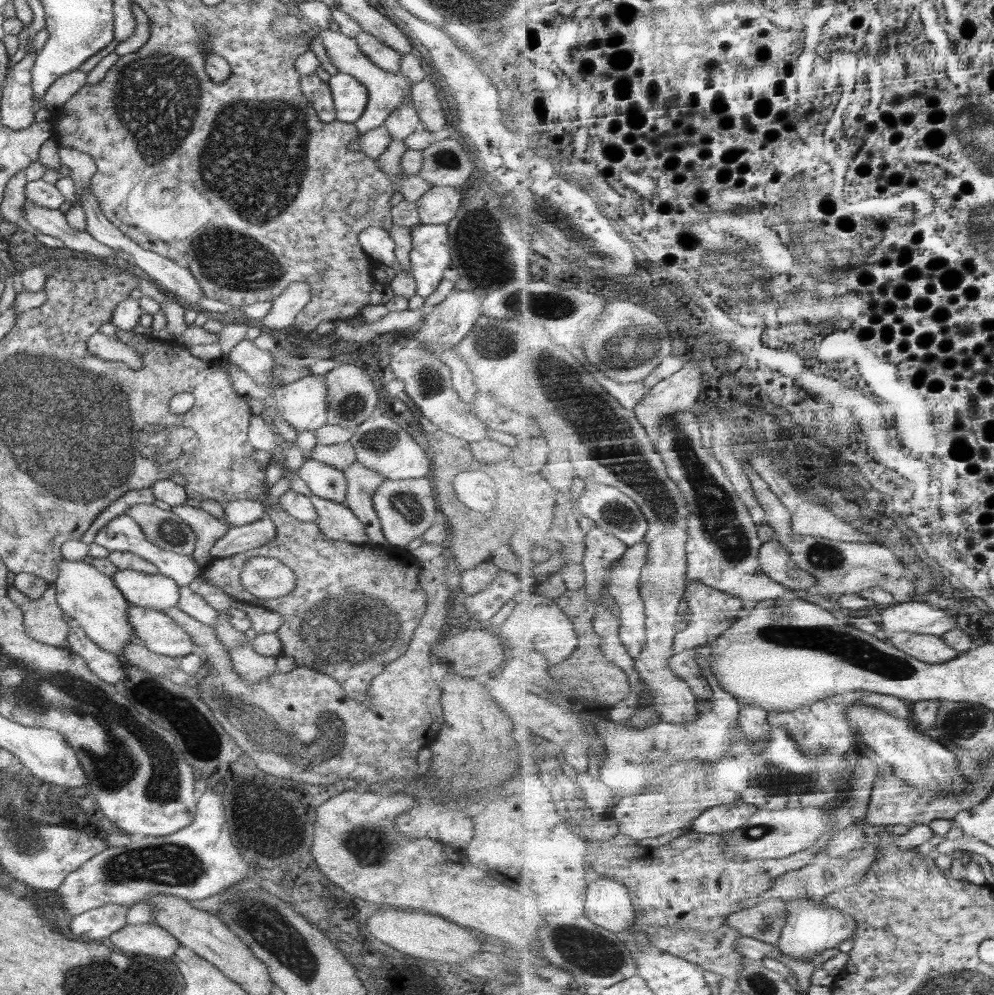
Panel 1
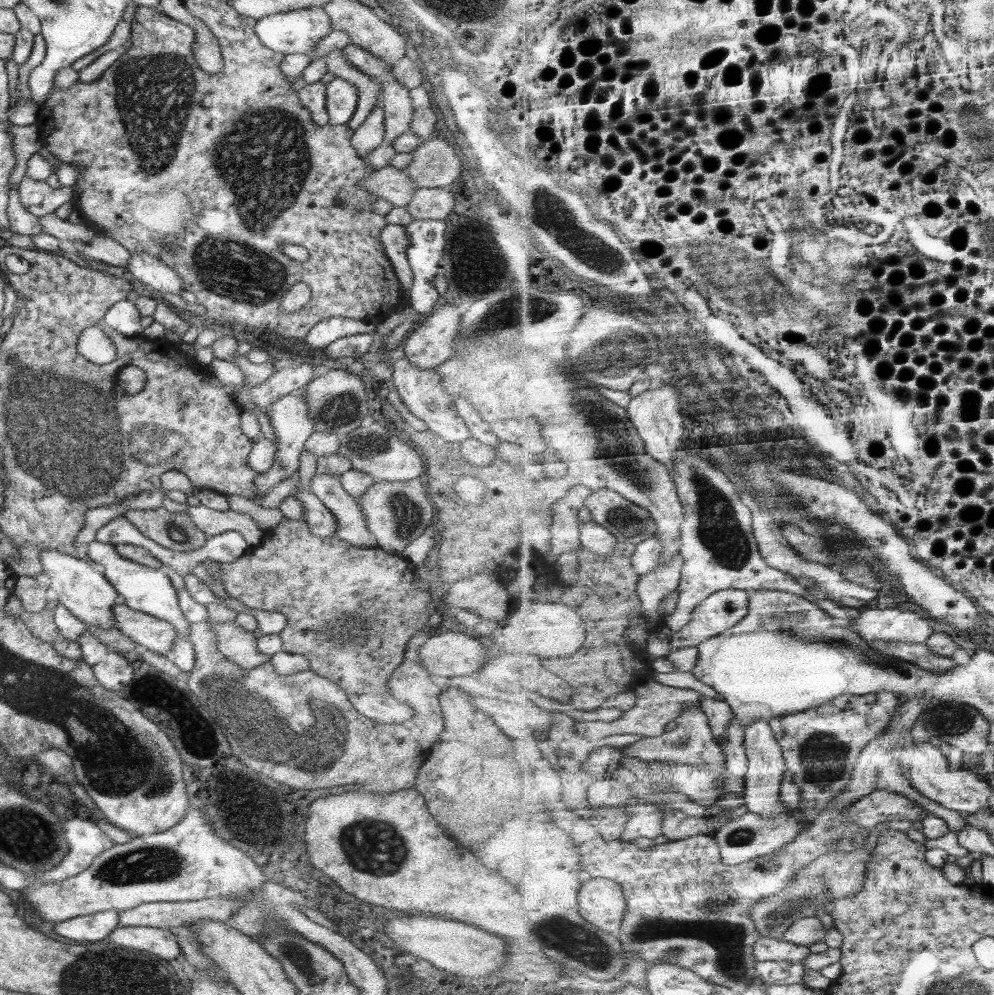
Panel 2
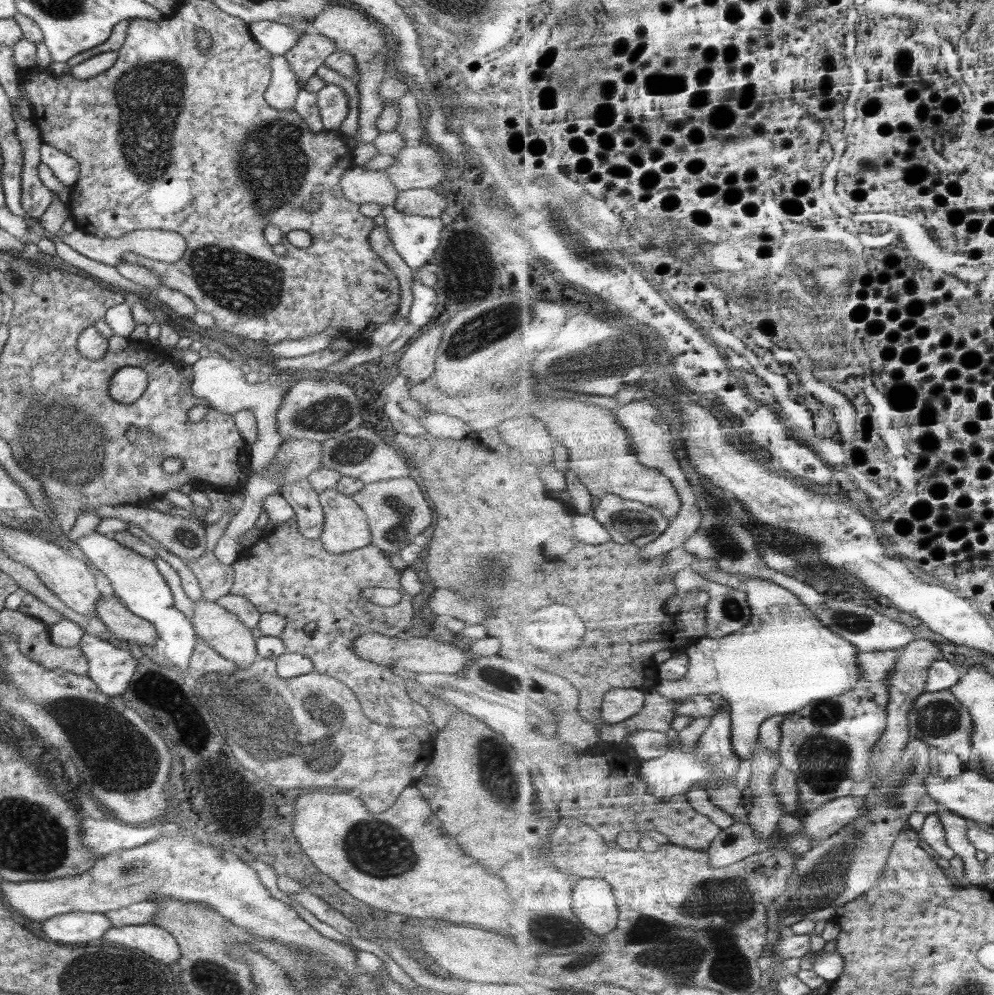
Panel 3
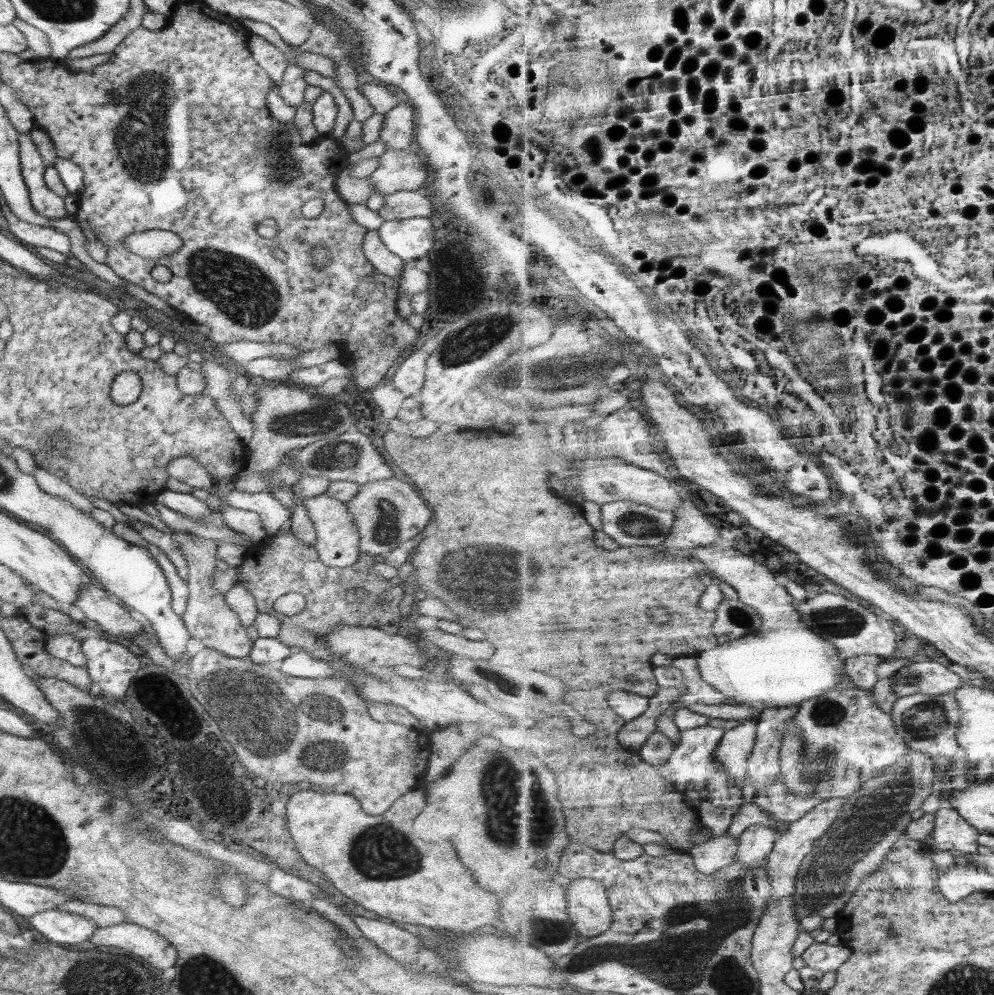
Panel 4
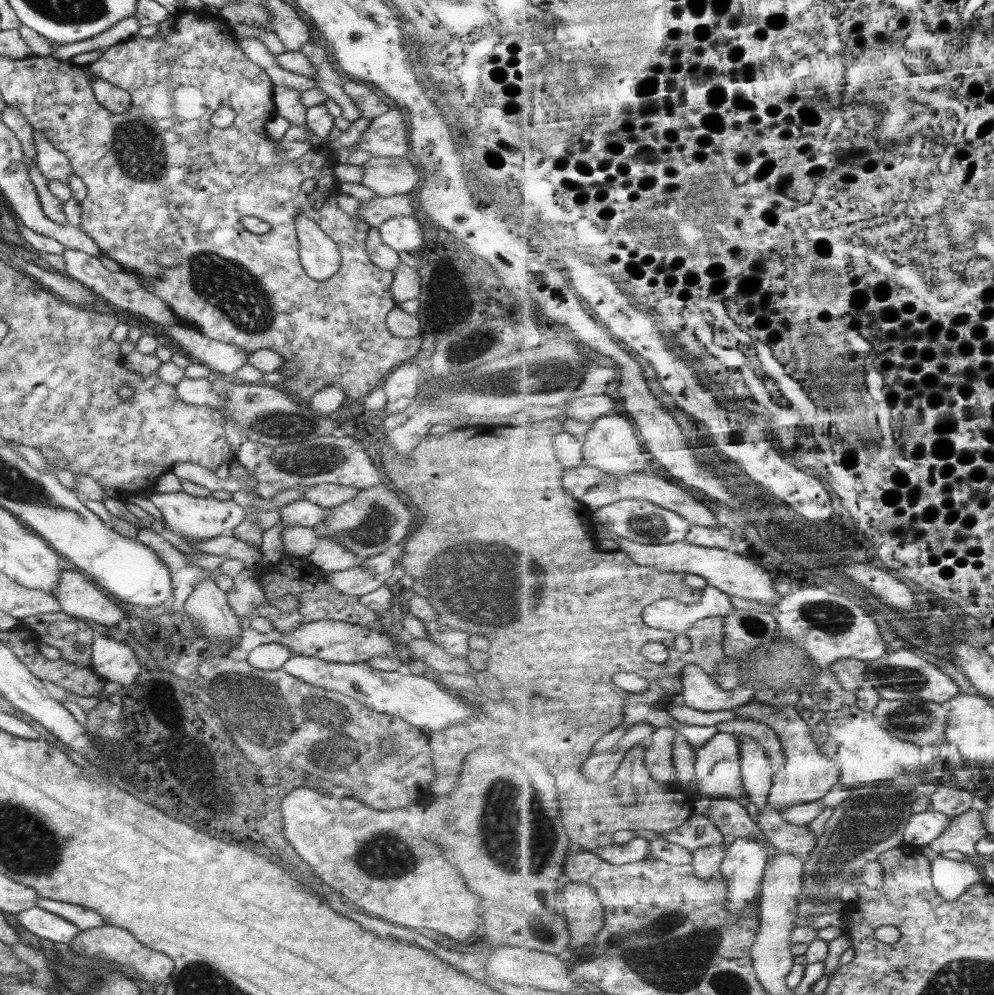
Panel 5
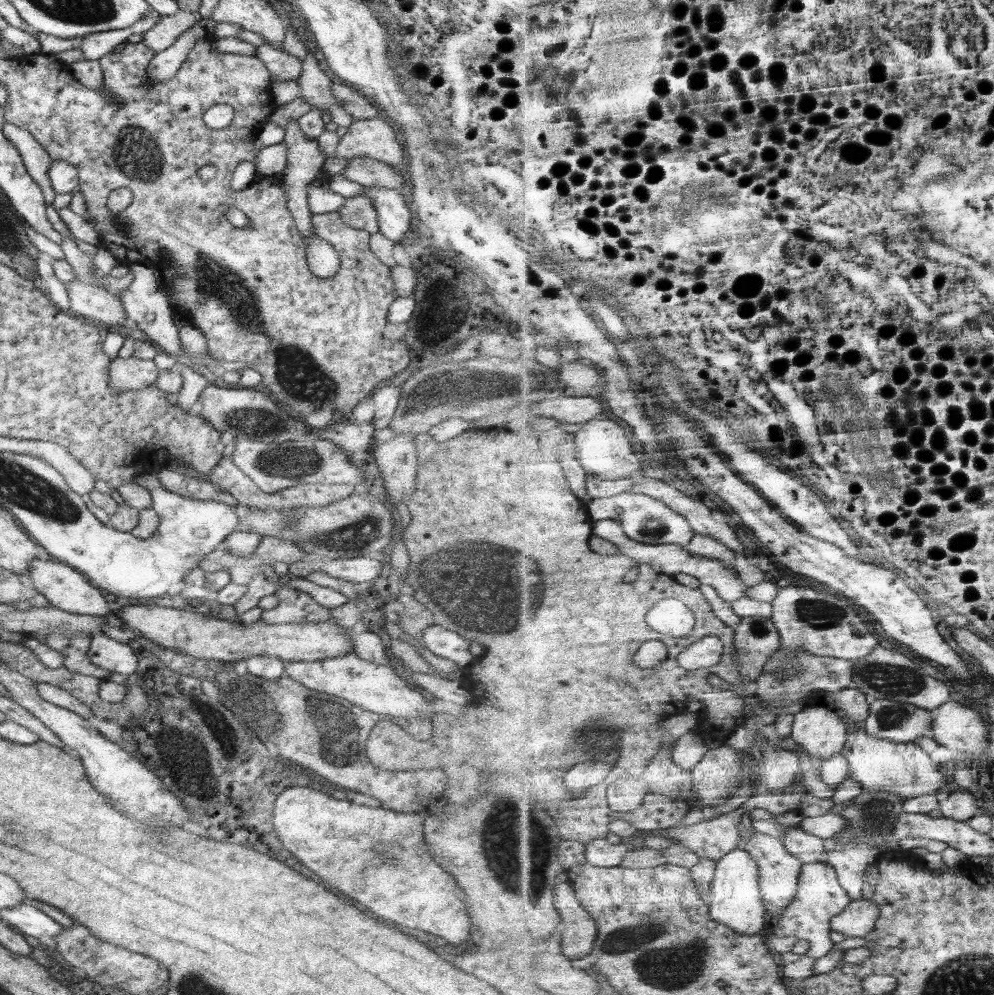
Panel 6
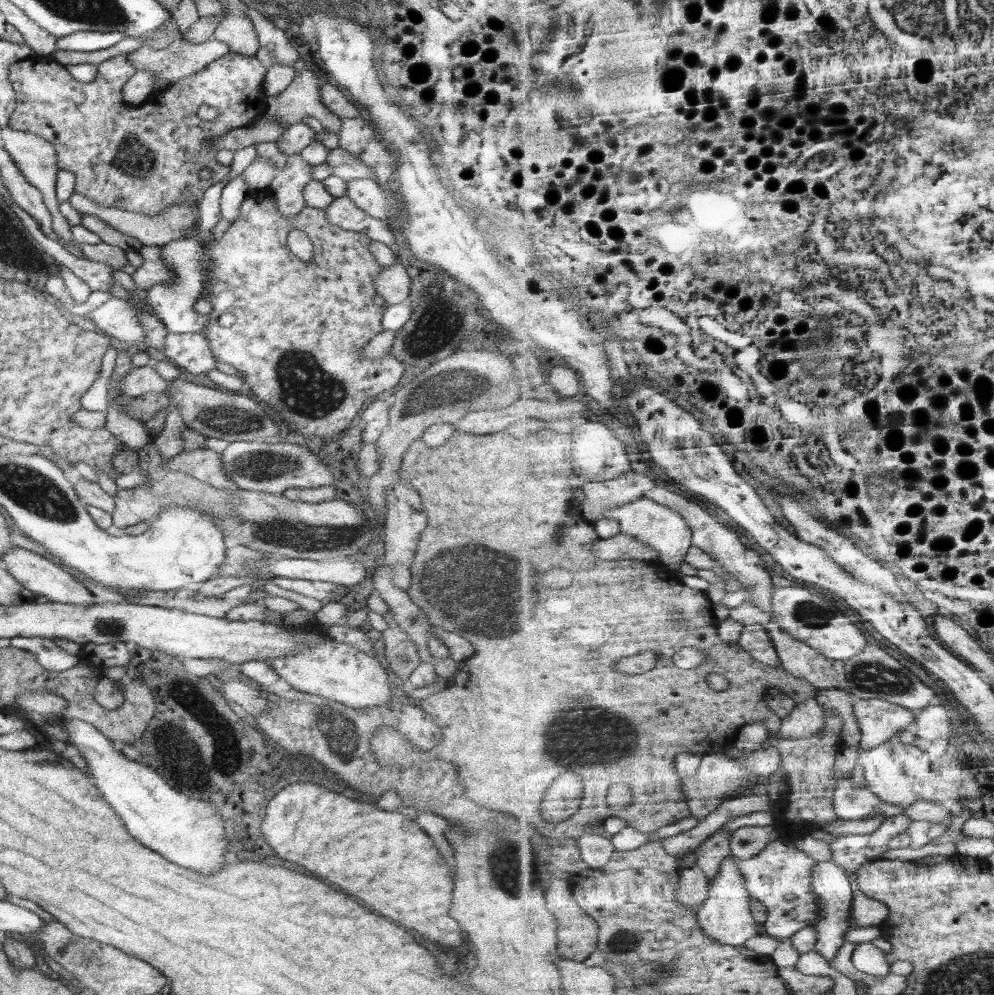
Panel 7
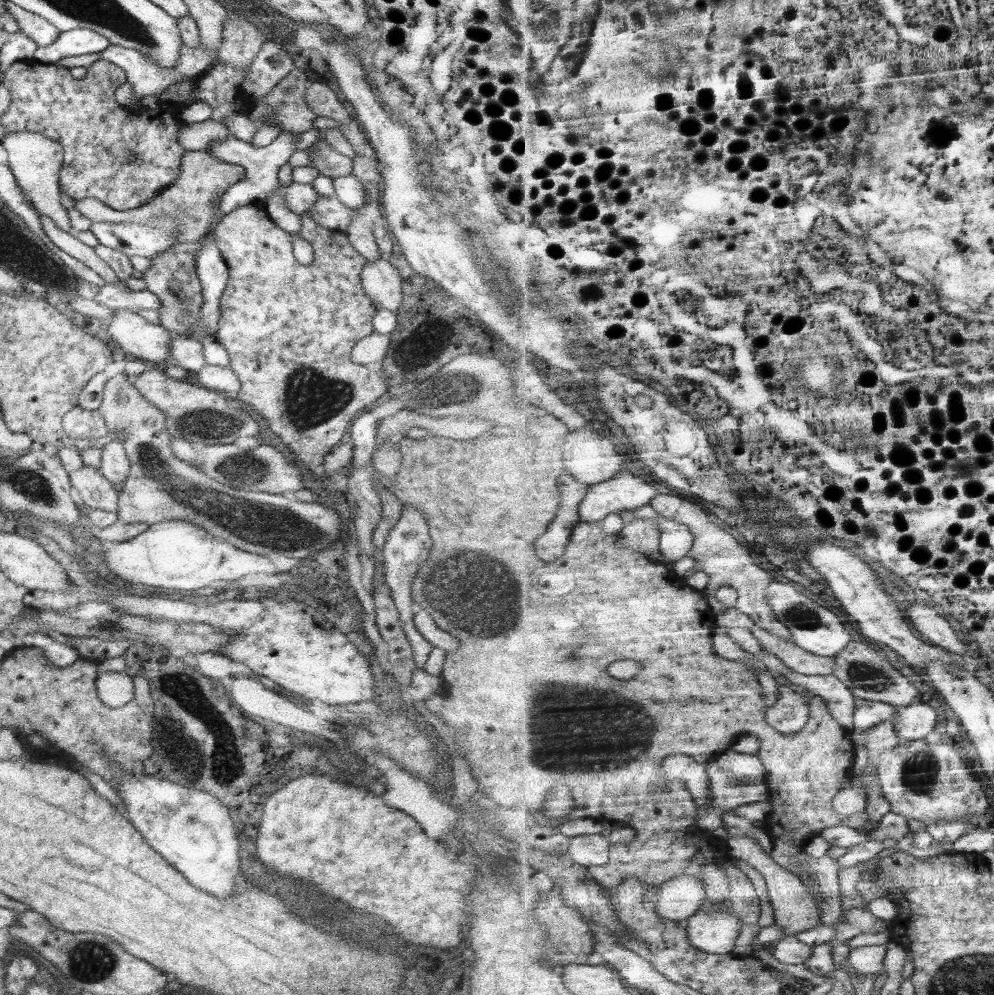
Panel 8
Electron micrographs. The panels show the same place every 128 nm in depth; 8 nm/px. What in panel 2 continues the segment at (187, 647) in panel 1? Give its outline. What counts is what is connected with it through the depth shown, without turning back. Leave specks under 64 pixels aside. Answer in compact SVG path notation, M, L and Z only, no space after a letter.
M124 603L113 604L111 612L117 629L141 648L164 654L171 650L175 643L177 634L174 627L165 620L132 610Z

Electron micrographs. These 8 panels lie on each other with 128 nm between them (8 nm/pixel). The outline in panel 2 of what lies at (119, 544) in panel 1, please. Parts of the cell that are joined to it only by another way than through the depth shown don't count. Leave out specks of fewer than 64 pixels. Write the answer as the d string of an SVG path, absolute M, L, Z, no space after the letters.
M124 516L110 520L106 526L98 530L95 539L111 545L120 543L141 546L144 550L150 552L154 558L157 558L161 563L170 565L179 575L182 576L184 576L184 574L192 573L193 568L203 560L210 559L219 563L234 562L247 551L248 547L250 547L250 544L244 540L244 537L239 532L228 531L216 536L211 536L202 548L191 550L190 552L174 552L174 550L164 548L164 546L160 546L160 544L154 542L145 534L142 534L142 532L140 532L134 524L130 523L128 519L124 518Z

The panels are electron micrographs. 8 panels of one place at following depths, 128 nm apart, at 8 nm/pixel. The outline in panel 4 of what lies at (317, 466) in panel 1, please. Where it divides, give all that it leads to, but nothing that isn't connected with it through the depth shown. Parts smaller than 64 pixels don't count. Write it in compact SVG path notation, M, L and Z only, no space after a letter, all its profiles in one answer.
M322 494L315 497L307 497L303 505L306 507L312 523L314 523L317 534L314 545L320 560L327 566L336 568L346 568L356 564L359 559L360 539L358 529L354 525L354 517L350 514L347 503L337 498L332 498L327 494Z

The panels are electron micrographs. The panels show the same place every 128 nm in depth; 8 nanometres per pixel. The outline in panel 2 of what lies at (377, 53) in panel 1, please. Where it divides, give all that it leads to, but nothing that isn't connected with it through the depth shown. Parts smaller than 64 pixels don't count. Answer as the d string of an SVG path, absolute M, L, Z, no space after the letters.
M348 44L342 50L343 56L345 59L356 69L359 70L362 74L367 74L375 80L382 82L382 89L380 92L380 104L383 108L384 115L384 126L385 126L385 143L390 144L397 137L405 134L406 132L410 132L410 123L413 119L414 107L411 96L409 95L409 90L404 88L398 81L397 78L391 72L392 63L388 64L385 60L378 58L356 46L355 44Z

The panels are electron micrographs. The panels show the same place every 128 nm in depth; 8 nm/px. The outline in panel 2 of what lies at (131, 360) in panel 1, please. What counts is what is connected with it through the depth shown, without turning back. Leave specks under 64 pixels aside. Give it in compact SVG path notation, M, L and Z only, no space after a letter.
M92 325L85 328L78 338L78 354L94 364L109 364L116 358L116 349L102 327Z

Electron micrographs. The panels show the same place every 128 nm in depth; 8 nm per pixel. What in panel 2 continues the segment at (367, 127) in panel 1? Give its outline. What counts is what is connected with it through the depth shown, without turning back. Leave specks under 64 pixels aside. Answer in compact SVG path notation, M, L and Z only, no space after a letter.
M331 50L325 61L327 72L333 72L336 78L347 80L359 90L356 110L347 122L350 128L357 129L380 100L380 81L356 70L341 50Z

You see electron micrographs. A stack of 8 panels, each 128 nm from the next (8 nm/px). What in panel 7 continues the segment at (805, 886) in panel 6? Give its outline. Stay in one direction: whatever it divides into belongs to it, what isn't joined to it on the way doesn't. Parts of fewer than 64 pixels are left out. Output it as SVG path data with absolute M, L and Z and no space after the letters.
M836 861L819 862L813 874L814 890L821 898L821 920L810 927L818 929L820 940L815 950L828 958L828 961L834 961L842 947L847 943L846 934L853 928L852 916L852 882L850 882L849 872L842 868Z

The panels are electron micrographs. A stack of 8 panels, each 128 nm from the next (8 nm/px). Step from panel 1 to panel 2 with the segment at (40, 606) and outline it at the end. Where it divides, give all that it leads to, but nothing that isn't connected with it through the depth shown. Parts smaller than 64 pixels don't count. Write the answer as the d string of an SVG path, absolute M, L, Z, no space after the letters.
M13 593L9 596L5 611L7 614L17 616L36 637L51 644L54 650L70 660L83 659L80 645L76 641L66 640L57 629L53 621L55 602L48 601L47 605L40 612L26 612L23 609L21 600Z

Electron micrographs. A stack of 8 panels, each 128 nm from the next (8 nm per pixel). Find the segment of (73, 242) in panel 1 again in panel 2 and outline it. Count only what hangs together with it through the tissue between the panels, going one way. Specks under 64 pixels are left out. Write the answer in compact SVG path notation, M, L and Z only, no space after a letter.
M55 213L39 217L40 224L46 233L58 238L58 240L80 241L89 243L96 235L88 223L74 224L67 219L59 218Z

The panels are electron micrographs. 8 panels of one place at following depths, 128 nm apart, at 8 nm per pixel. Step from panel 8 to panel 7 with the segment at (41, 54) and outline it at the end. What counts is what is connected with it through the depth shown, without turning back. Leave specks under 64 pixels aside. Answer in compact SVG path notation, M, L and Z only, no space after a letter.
M78 31L56 39L57 50L76 52L96 52L118 44L125 36L121 32Z

